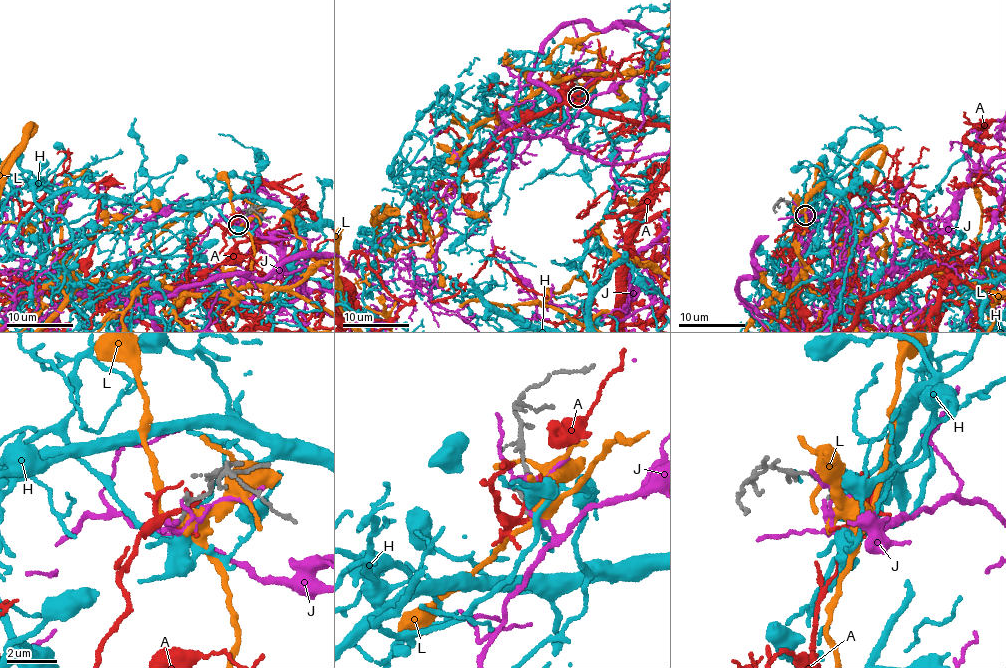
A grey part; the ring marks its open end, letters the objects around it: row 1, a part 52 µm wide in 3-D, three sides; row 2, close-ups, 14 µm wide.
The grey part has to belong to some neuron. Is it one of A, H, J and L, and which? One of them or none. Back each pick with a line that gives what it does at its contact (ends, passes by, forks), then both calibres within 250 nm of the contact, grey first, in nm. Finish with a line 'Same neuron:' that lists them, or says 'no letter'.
H: it forks; calibres 140 and 170 nm
Same neuron: H

